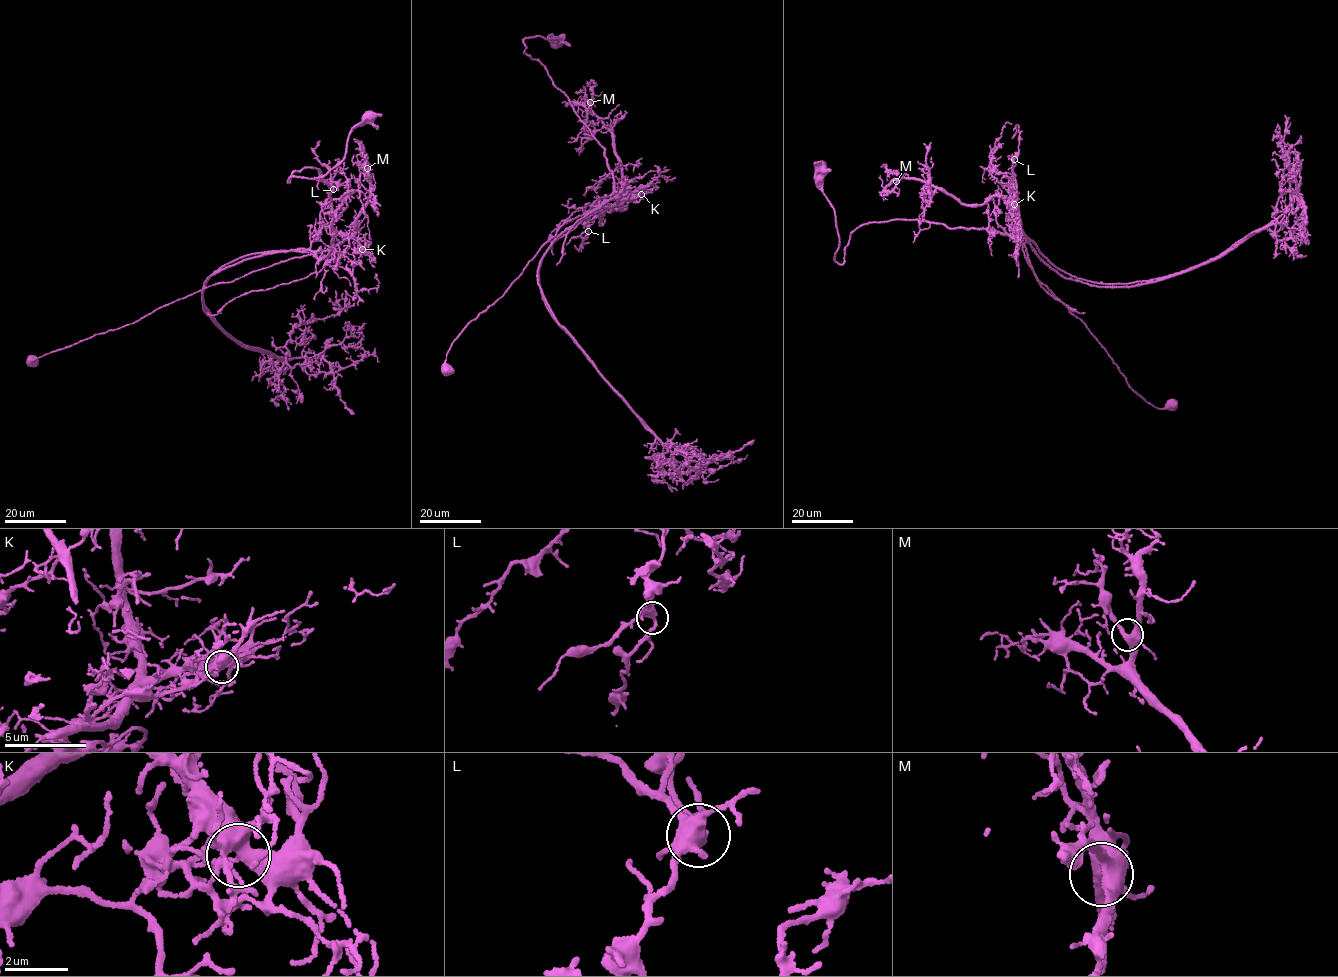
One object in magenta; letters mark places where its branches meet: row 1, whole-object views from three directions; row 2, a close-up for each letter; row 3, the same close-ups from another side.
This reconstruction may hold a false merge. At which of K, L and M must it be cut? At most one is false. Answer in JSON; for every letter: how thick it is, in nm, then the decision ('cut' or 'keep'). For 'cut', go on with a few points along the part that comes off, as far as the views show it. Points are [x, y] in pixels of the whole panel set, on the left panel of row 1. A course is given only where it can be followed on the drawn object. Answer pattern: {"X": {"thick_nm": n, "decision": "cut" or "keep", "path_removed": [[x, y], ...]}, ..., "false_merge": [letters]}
{"K": {"thick_nm": 420, "decision": "cut", "path_removed": [[362, 249], [352, 239], [321, 251], [245, 256], [214, 273], [201, 295], [242, 344], [328, 363], [353, 414]]}, "L": {"thick_nm": 400, "decision": "keep"}, "M": {"thick_nm": 420, "decision": "keep"}, "false_merge": ["K"]}

